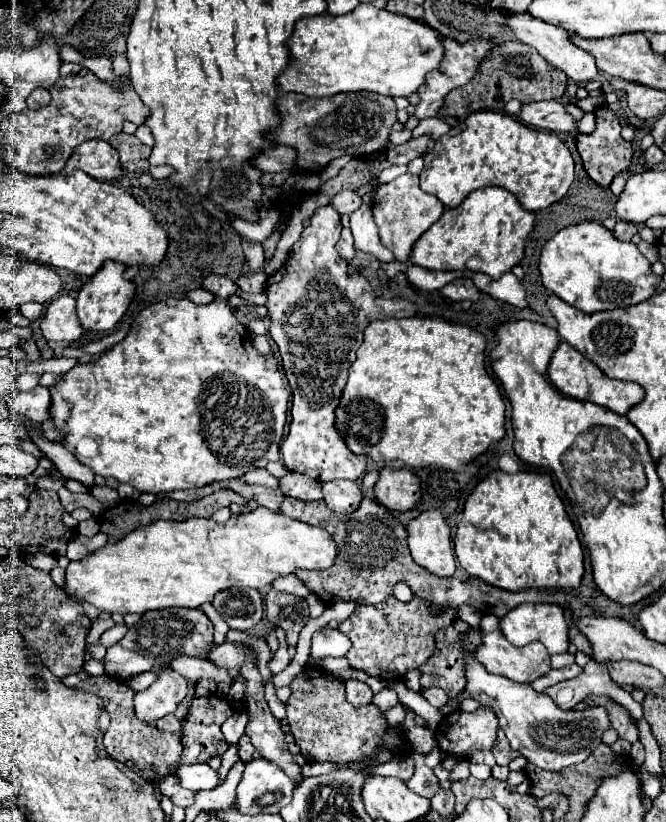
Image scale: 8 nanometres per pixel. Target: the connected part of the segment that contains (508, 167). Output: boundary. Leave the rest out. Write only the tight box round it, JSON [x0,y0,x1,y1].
[420,111,574,211]

